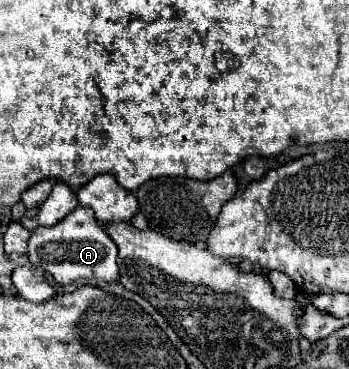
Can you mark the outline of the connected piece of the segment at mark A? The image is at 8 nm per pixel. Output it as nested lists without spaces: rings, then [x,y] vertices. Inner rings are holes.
[[[76,207],[68,219],[56,223],[56,227],[36,227],[28,241],[28,259],[34,267],[52,273],[54,279],[62,285],[74,283],[78,279],[100,279],[100,281],[116,281],[118,265],[116,265],[118,247],[106,235],[104,227],[96,223],[92,209]]]

